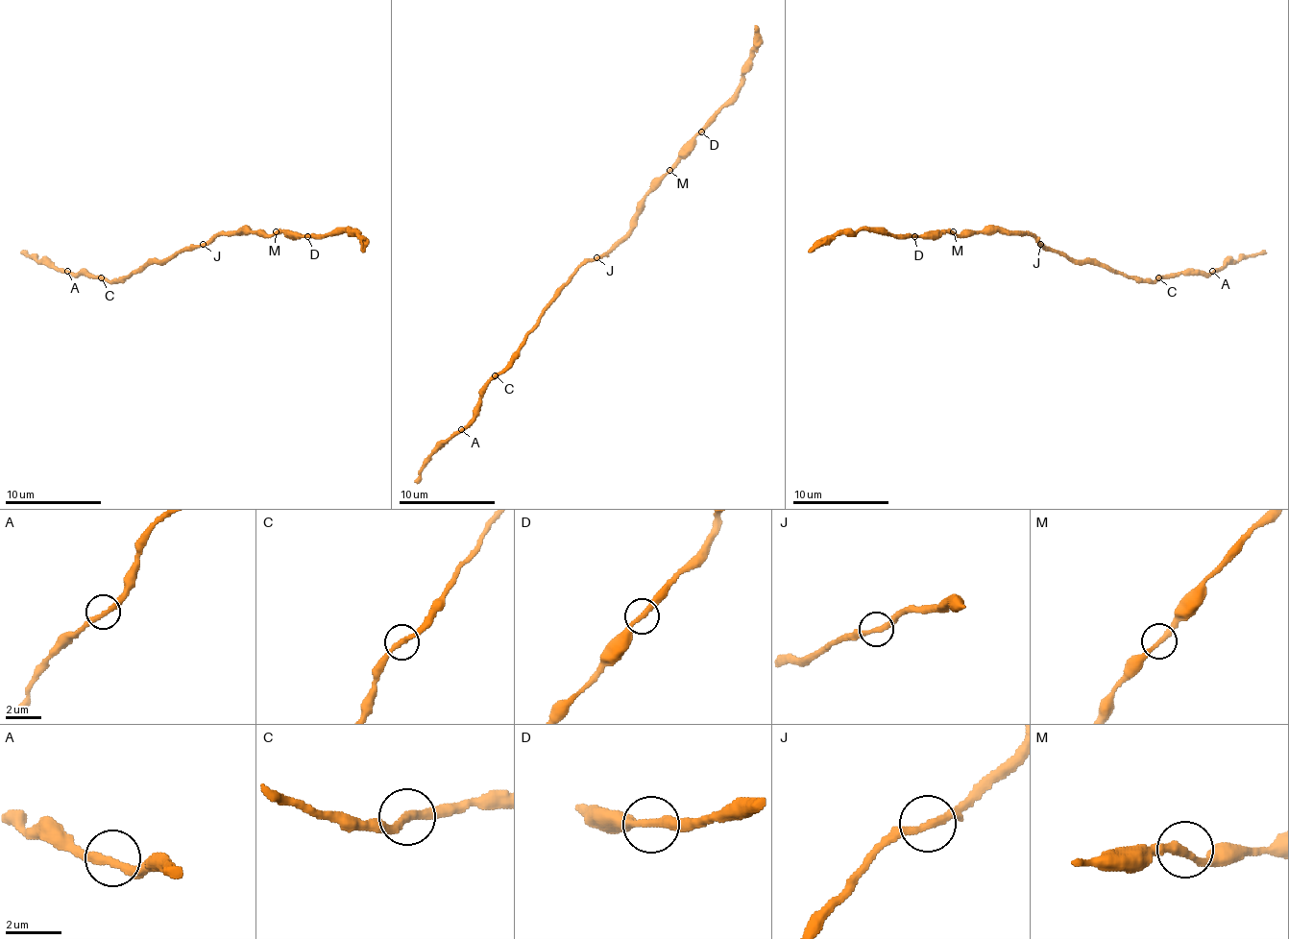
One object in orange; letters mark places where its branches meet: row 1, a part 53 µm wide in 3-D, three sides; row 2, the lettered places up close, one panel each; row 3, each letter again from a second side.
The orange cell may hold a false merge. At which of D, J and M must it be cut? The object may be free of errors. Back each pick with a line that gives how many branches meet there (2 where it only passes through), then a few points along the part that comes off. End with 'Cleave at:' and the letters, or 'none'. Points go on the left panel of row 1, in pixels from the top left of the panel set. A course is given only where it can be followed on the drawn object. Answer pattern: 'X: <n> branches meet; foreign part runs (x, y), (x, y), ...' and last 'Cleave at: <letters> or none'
Cleave at: none

